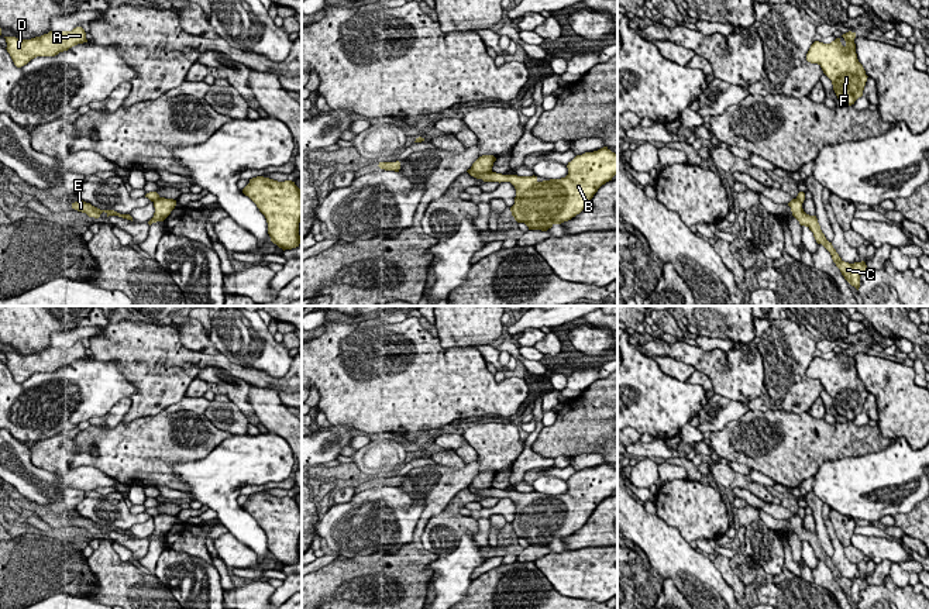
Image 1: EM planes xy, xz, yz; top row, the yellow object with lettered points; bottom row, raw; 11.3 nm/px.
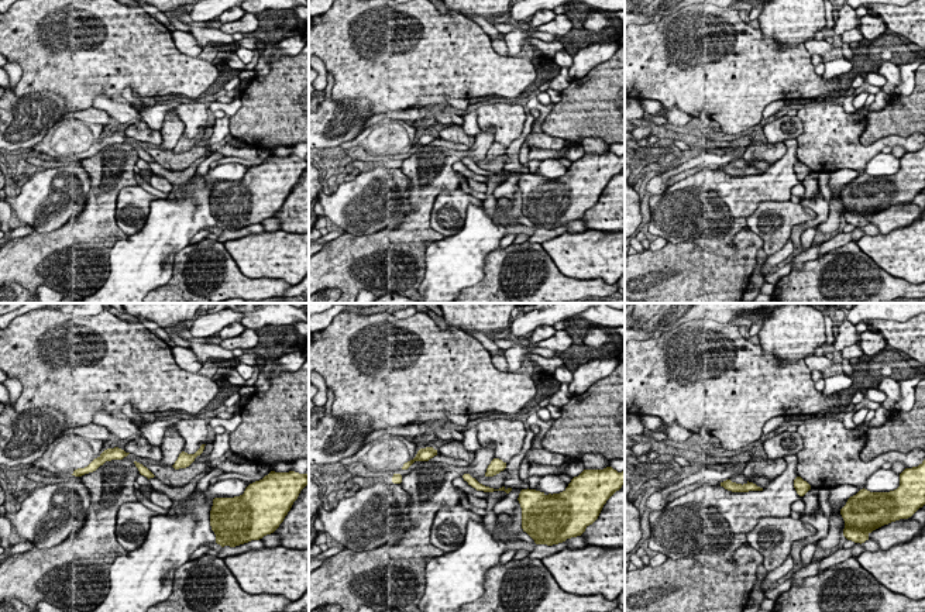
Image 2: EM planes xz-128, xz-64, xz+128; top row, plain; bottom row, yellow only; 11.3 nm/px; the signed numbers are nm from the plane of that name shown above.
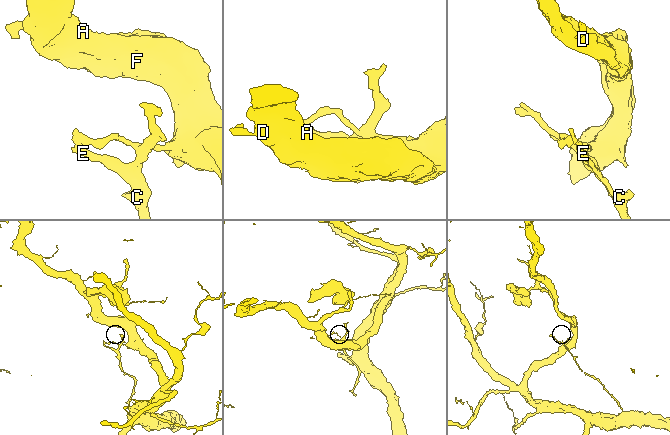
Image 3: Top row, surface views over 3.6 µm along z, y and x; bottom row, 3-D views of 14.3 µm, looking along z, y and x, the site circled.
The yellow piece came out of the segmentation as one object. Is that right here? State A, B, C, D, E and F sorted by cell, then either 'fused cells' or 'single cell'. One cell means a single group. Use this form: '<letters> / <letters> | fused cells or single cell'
A B C D E F | single cell

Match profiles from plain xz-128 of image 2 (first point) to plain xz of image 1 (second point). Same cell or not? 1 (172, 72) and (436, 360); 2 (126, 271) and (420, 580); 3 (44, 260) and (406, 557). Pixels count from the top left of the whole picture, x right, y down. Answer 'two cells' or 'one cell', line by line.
1: one cell
2: two cells
3: one cell

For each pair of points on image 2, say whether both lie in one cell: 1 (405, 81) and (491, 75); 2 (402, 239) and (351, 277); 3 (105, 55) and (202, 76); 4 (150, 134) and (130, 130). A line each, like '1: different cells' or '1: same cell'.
1: same cell
2: same cell
3: same cell
4: same cell

